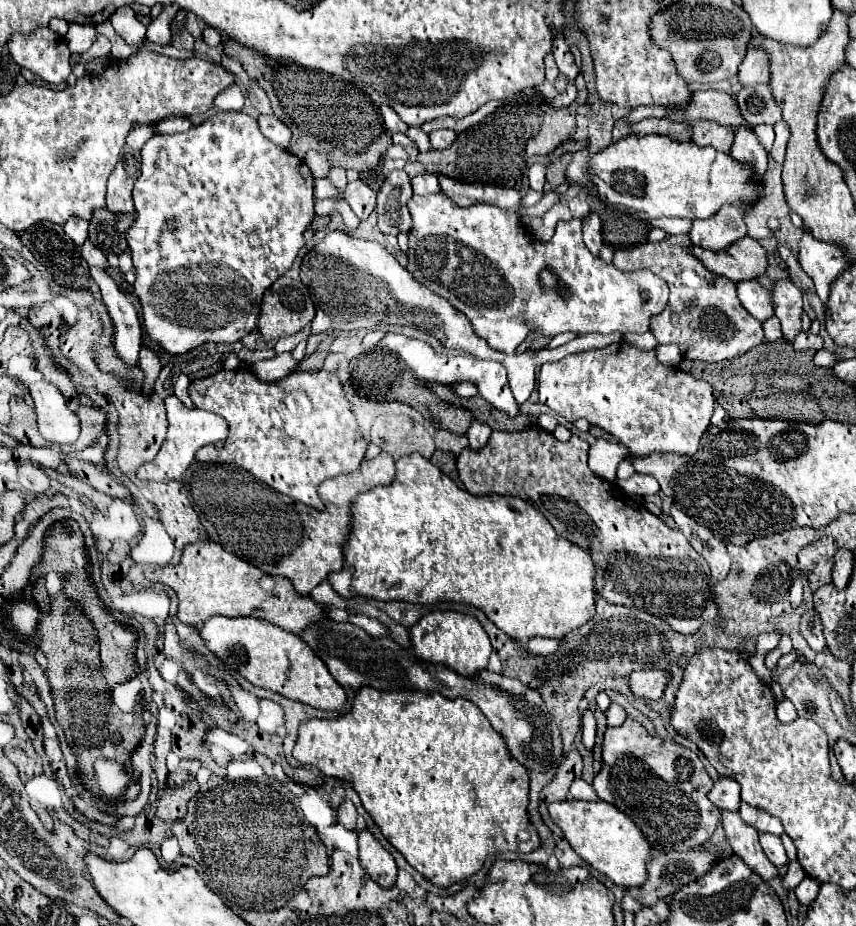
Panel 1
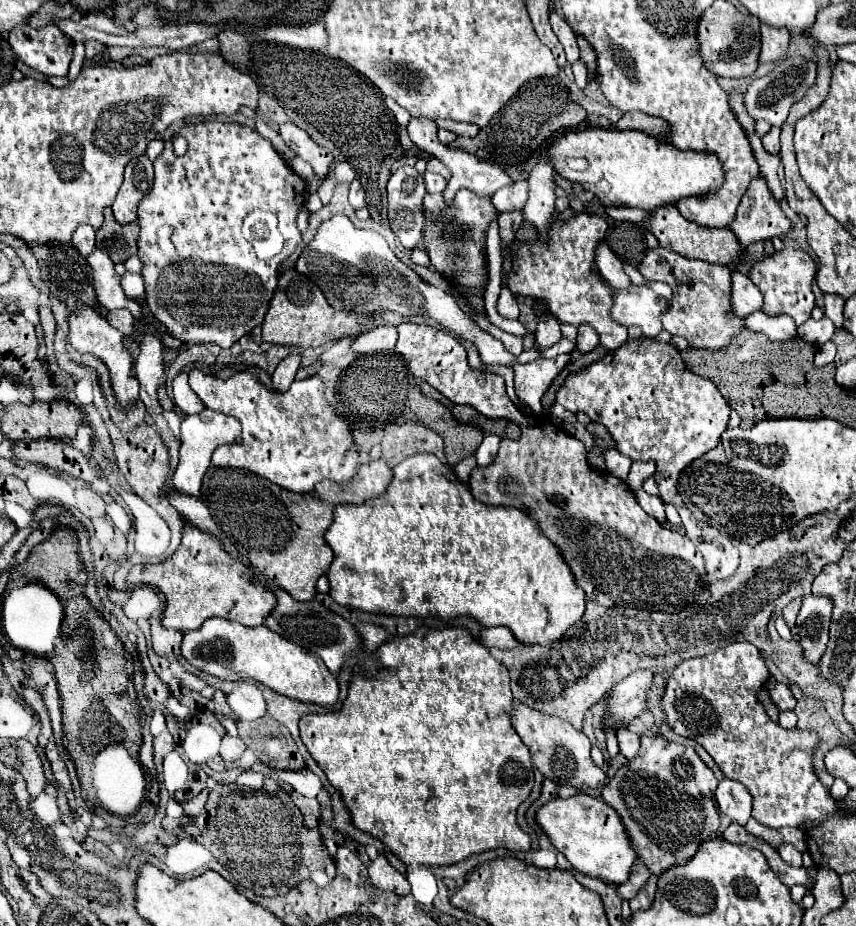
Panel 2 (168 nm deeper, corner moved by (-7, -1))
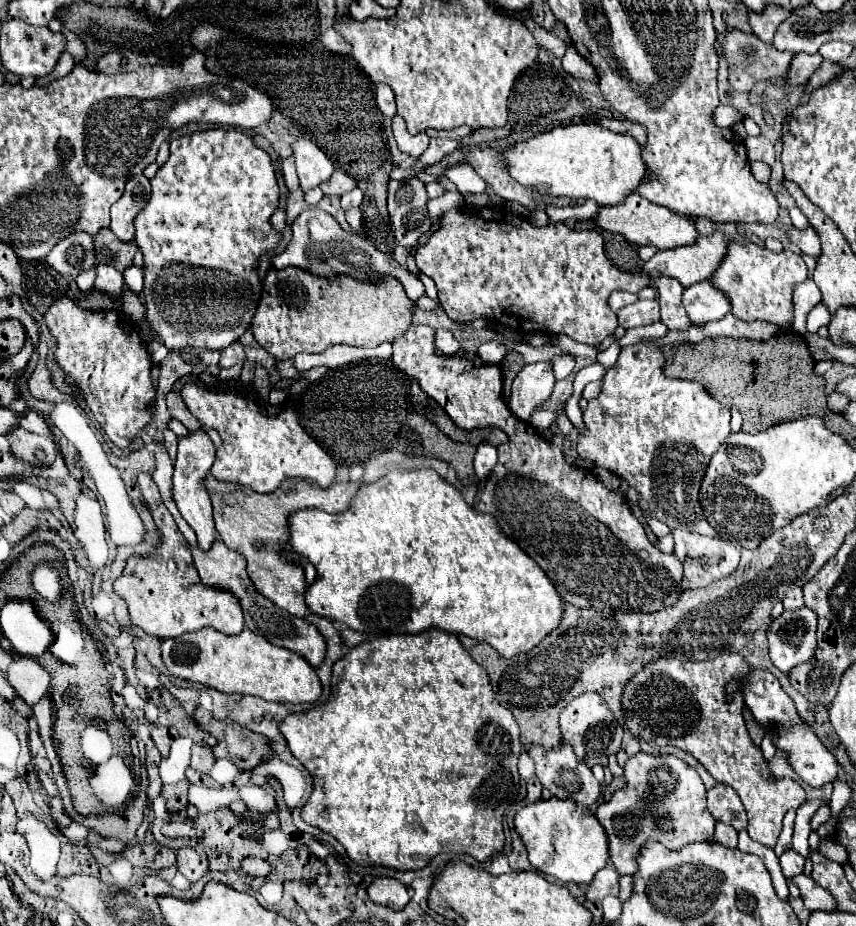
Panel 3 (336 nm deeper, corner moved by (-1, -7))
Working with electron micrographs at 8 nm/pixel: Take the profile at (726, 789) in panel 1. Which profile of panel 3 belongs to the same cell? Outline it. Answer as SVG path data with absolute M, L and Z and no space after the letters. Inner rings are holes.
M717 784L707 792L707 810L713 814L717 822L729 824L735 830L743 830L747 826L745 808L731 786Z

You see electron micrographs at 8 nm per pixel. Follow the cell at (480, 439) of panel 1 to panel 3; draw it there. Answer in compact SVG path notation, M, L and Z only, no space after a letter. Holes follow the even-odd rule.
M479 444L475 454L475 474L479 478L485 478L497 462L497 448L491 444Z

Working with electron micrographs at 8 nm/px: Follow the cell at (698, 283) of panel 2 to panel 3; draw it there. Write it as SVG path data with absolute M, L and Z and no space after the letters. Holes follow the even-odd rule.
M661 274L659 278L655 278L655 288L661 304L661 322L669 330L687 330L691 326L691 320L681 302L685 286L677 278Z

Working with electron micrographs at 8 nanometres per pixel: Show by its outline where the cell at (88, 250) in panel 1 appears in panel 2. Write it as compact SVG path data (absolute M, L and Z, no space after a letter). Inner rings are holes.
M95 248L89 258L87 258L91 270L93 270L93 280L95 280L95 292L99 298L99 304L105 310L117 310L117 308L129 308L133 318L143 318L141 306L135 300L129 300L119 284L119 276L113 270L113 262L99 250Z

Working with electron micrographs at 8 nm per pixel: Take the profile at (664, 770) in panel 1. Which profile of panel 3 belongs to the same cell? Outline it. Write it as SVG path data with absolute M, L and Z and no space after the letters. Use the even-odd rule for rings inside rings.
M639 752L627 760L623 770L625 770L625 780L627 780L625 788L615 790L613 796L607 802L601 802L595 812L597 820L601 822L601 826L607 832L607 838L609 838L611 864L621 874L633 876L637 872L639 850L651 840L661 842L669 850L679 850L691 842L711 842L713 840L717 820L707 812L707 808L705 808L707 790L701 782L701 776L689 764L685 764L683 760L679 760L677 756L671 756L671 754L653 756L647 752Z

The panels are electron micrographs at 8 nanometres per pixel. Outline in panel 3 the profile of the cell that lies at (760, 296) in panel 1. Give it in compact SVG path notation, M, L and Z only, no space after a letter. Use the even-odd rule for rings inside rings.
M705 280L693 284L683 294L683 304L693 324L707 324L711 320L721 320L731 312L731 302L713 282Z

